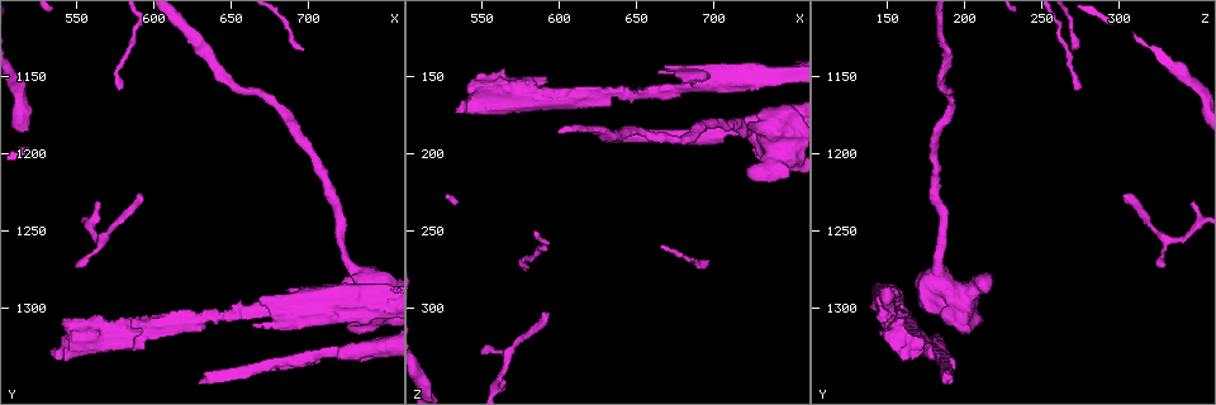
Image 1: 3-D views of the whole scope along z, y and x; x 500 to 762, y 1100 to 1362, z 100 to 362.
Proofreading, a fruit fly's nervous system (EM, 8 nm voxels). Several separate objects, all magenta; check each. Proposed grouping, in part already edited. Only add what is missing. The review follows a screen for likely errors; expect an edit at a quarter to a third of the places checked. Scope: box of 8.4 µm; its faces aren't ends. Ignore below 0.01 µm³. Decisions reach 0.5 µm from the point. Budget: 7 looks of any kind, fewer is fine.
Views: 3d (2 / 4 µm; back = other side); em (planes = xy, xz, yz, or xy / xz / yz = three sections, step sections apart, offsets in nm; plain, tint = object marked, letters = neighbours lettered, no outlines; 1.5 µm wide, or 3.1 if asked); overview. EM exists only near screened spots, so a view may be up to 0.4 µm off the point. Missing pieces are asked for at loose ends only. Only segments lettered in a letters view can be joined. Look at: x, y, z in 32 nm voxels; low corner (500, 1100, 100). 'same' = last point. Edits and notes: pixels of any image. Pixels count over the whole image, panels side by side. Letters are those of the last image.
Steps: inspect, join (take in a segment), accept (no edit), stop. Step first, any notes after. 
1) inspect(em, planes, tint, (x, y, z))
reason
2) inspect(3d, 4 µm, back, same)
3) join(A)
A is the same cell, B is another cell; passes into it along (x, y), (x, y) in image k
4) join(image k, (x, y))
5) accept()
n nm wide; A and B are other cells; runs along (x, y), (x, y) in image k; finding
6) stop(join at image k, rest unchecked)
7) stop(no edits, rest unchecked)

inspect(3d, 2 µm, (628, 1346, 190))
long arm stops here

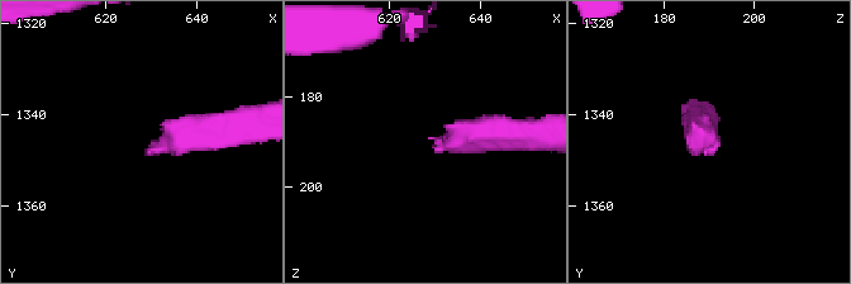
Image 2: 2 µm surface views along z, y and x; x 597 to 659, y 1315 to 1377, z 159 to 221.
inspect(em, planes, plain, (630, 1348, 189))

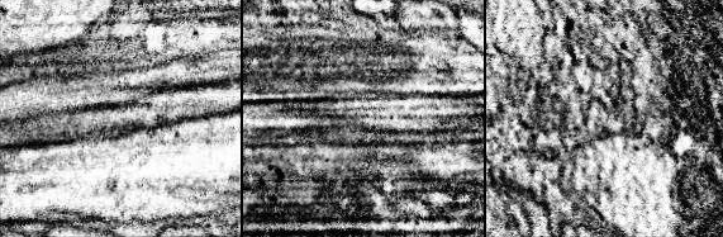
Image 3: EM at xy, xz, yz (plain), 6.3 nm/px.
inspect(em, planes, letters, same)
what lies round it

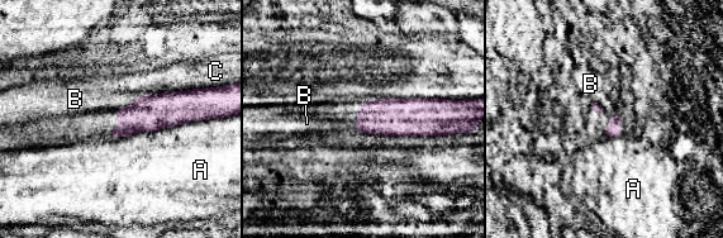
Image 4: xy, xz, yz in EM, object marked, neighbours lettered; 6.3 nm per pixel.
accept()
A, B and C are other cells; border along (185, 122), (119, 138) in image 4; no lettered segment goes on from it

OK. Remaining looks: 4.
inspect(em, yz, step 8, letters, (548, 1272, 328))

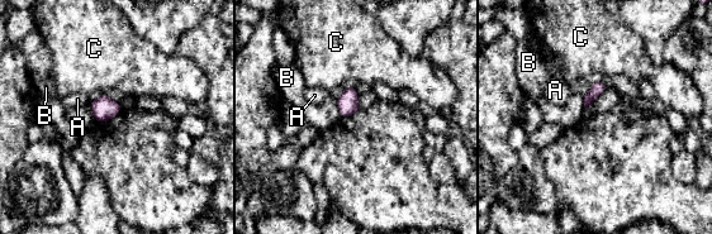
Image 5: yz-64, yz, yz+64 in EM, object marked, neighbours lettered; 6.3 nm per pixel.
inspect(em, planes, letters, same)

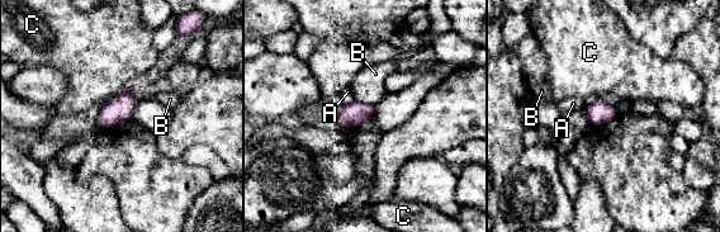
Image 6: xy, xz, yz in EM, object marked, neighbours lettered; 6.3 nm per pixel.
accept()
A, B and C are other cells; border along (127, 88), (102, 104) in image 6; none of them fits

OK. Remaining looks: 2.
inspect(em, planes, letters, (694, 1314, 152))
free end

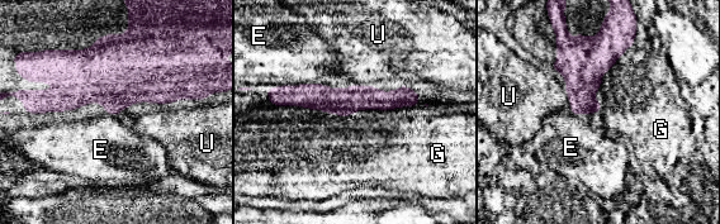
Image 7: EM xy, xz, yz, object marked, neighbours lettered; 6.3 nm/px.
accept()
E touches over 190 nm; E, G and U are other cells; runs along (415, 99), (287, 98), (282, 100) in image 7; no lettered segment goes on from it

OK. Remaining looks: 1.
stop(no edits, rest unchecked)

